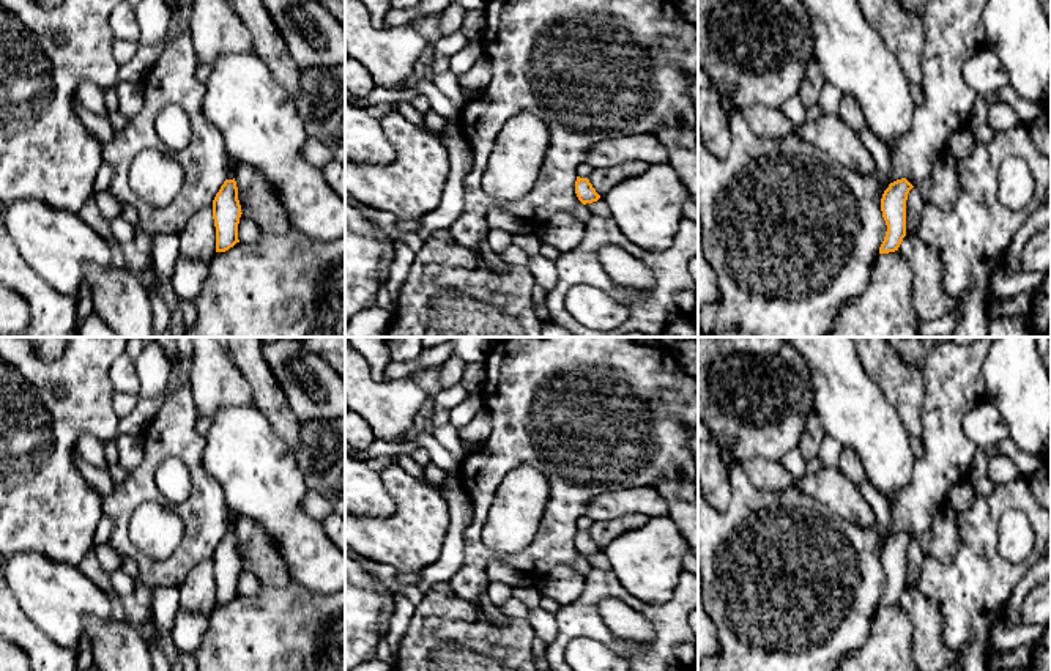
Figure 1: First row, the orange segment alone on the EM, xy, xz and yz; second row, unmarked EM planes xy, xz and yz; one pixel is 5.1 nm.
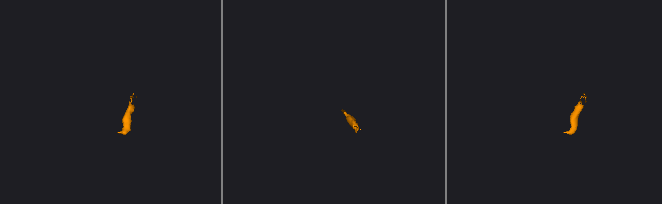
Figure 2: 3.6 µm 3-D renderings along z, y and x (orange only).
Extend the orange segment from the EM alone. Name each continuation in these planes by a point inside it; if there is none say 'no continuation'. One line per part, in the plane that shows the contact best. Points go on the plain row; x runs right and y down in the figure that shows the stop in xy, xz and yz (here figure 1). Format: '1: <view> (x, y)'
no continuation

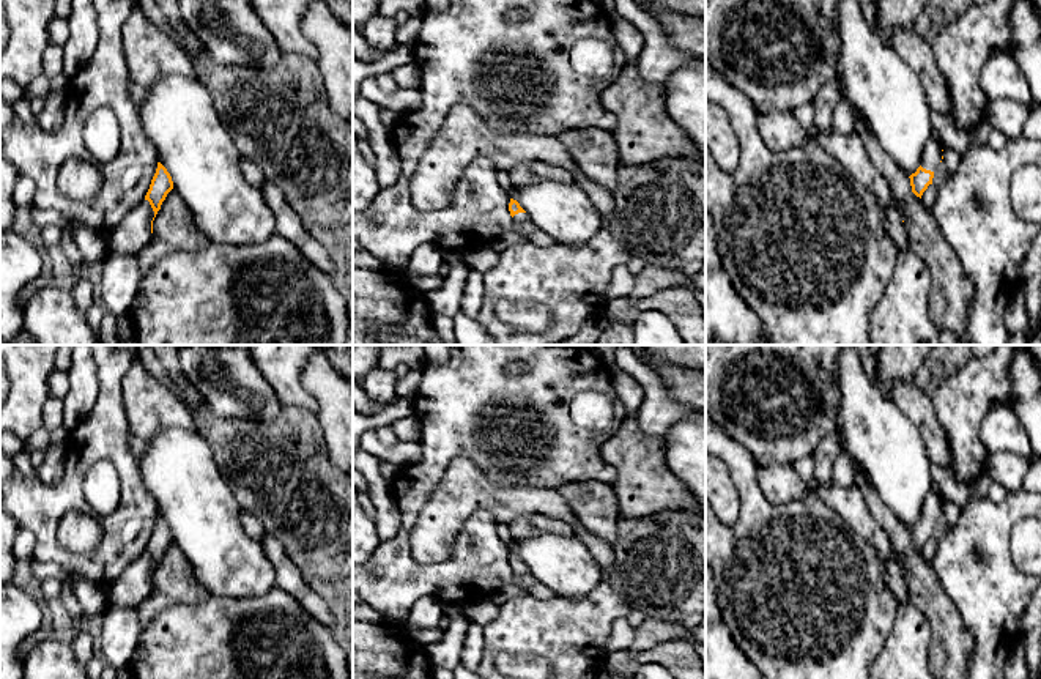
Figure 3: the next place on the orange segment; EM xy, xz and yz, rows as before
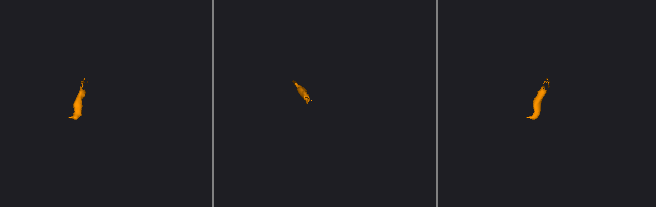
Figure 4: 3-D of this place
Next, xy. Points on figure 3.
no continuation

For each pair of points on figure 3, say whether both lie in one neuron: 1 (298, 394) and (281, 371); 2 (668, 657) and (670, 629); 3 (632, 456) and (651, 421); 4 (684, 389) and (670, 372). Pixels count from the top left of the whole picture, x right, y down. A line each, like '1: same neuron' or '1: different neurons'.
1: same neuron
2: different neurons
3: different neurons
4: same neuron

